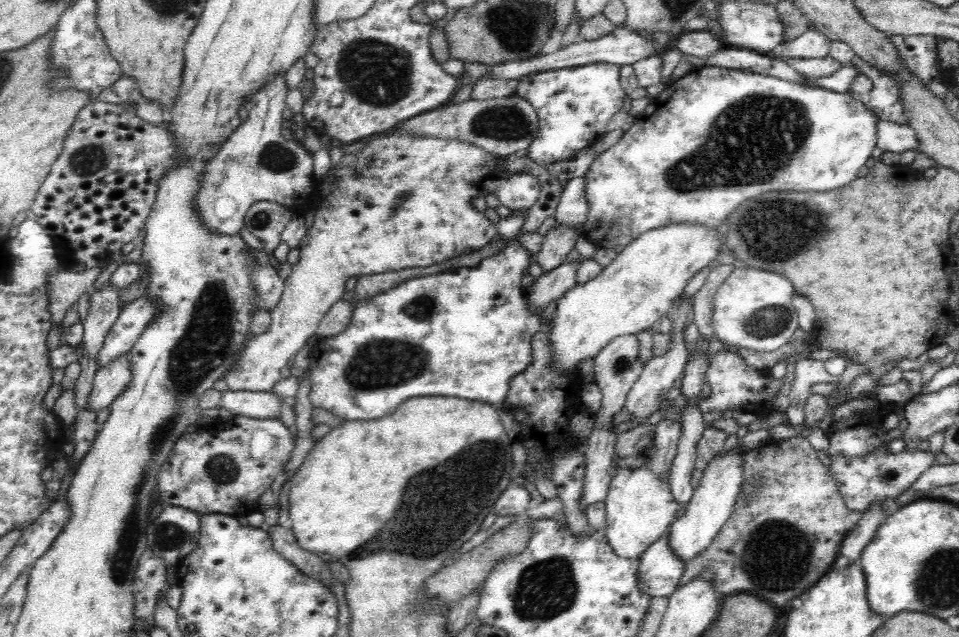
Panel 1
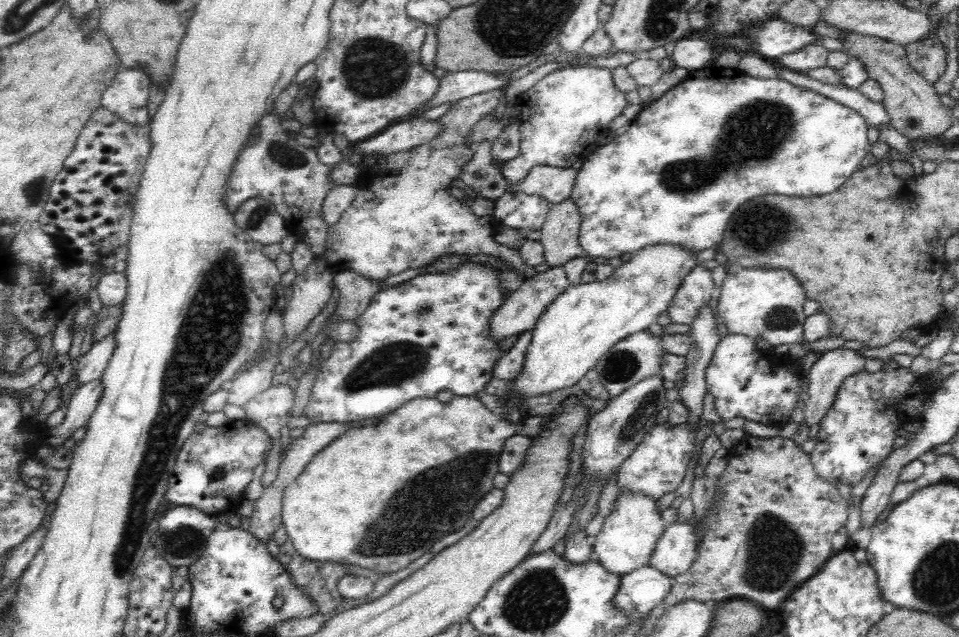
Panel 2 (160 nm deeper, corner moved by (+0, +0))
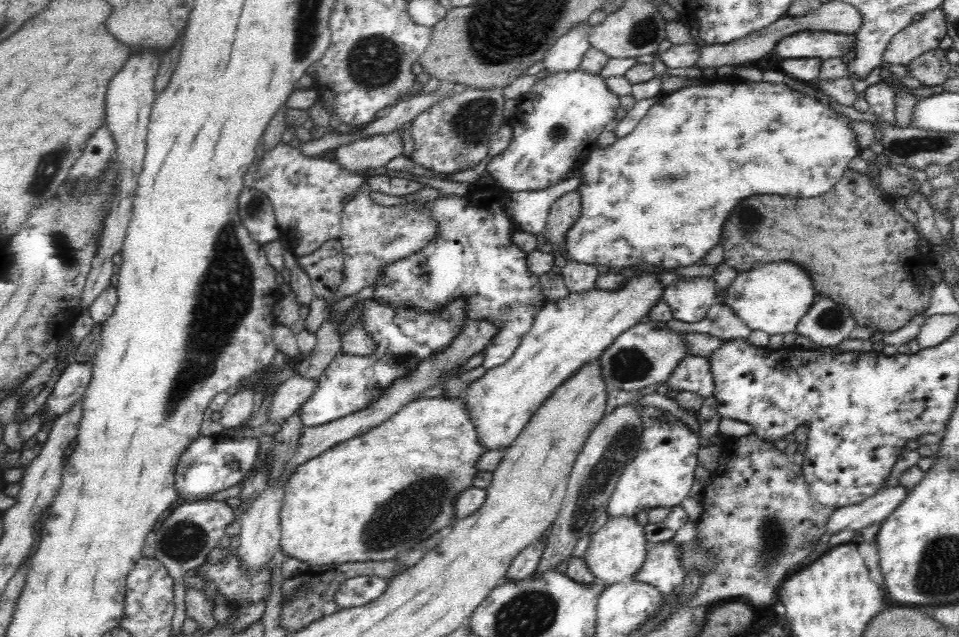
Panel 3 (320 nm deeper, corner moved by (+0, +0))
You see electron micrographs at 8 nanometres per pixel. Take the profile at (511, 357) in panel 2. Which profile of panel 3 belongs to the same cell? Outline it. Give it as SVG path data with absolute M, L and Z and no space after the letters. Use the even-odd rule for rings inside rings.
M475 186L462 196L452 193L443 193L423 204L418 202L418 207L426 207L431 212L431 218L438 225L438 232L430 242L414 254L406 258L394 260L382 266L378 278L373 285L374 301L390 305L392 309L406 307L418 309L422 313L437 313L445 309L454 299L462 299L466 305L466 322L488 321L494 323L494 336L484 346L482 366L486 370L500 366L518 346L522 337L531 329L534 317L546 304L540 284L540 277L530 272L527 263L527 253L513 243L513 234L519 228L514 220L510 219L508 210L505 209L507 191L498 186Z

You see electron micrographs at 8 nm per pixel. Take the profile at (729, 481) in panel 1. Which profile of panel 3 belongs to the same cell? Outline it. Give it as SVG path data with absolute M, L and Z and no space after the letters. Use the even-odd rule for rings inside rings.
M671 541L649 545L646 559L633 580L658 589L662 596L670 594L676 586L682 585L685 577L678 550L678 545Z

